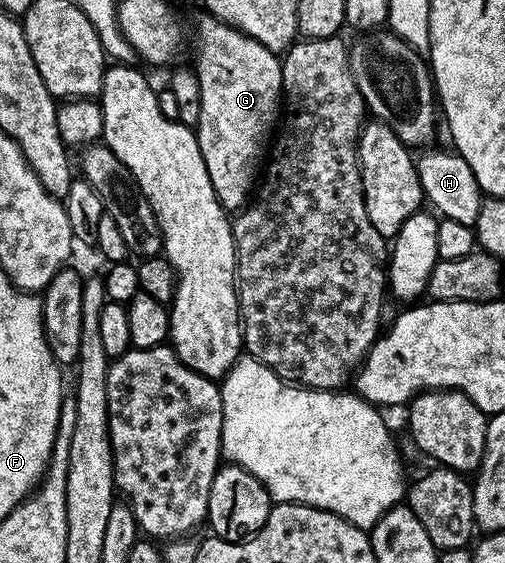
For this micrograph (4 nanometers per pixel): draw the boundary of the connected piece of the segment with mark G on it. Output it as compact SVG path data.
M203 17L203 20L196 25L195 31L199 34L199 53L197 55L197 65L195 64L193 70L195 76L199 78L199 84L201 85L201 118L197 124L199 148L201 149L201 157L205 157L205 169L209 169L209 181L213 181L213 193L217 193L217 201L221 201L221 205L226 211L235 213L247 206L253 192L256 190L257 176L260 174L261 164L264 162L265 152L269 147L269 140L272 138L273 132L276 130L277 124L281 119L283 65L280 56L276 52L265 49L265 45L253 41L253 37L249 37L229 25L225 25L220 19Z

